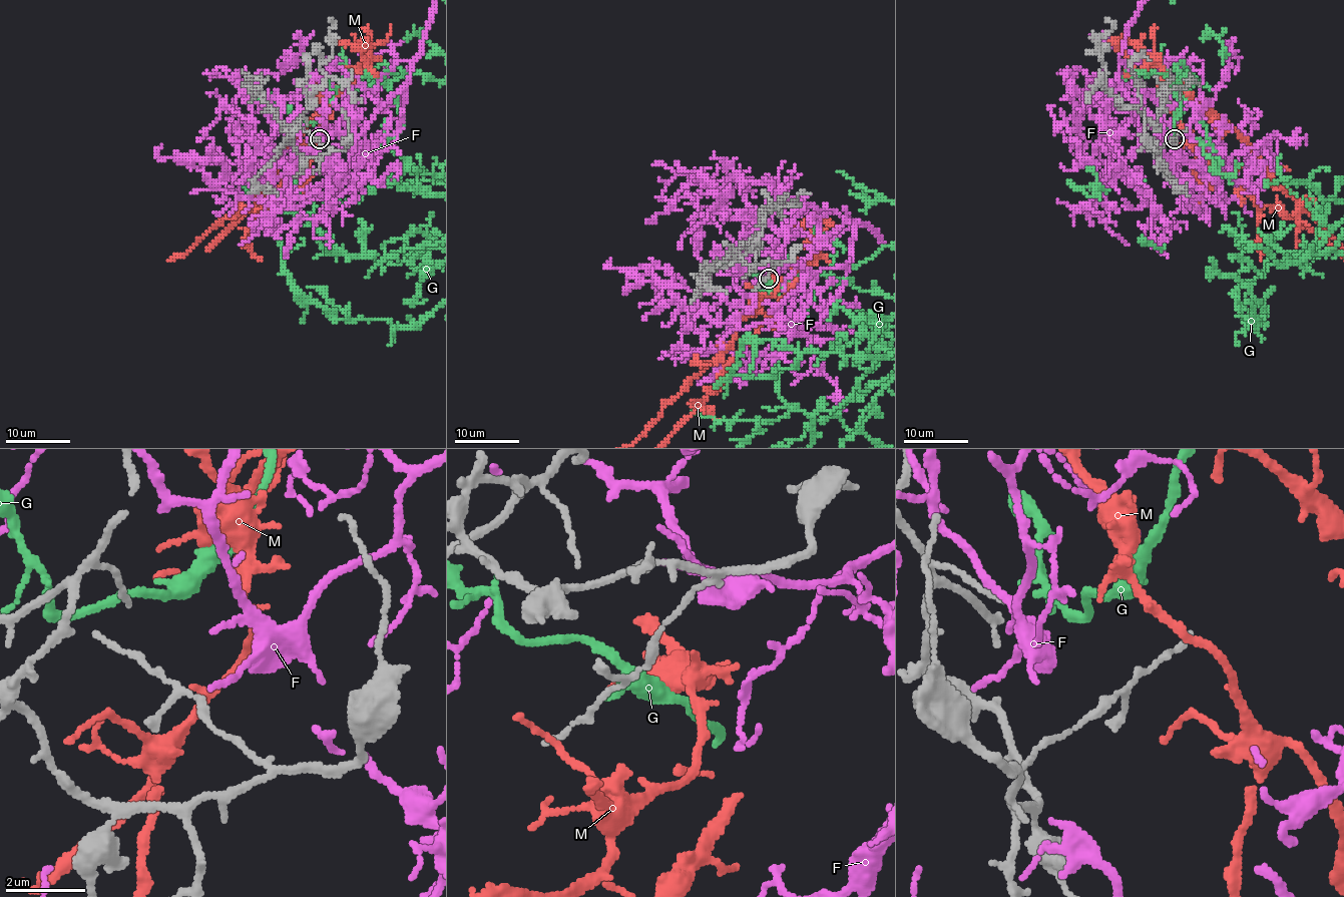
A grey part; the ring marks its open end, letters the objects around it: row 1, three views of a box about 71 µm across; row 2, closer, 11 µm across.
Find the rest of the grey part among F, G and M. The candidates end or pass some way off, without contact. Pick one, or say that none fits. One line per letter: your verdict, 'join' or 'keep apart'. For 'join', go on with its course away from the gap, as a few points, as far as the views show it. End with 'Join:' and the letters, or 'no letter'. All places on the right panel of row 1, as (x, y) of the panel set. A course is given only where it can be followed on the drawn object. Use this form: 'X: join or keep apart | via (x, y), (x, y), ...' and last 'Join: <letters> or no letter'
F: keep apart
G: keep apart
M: keep apart
Join: no letter

